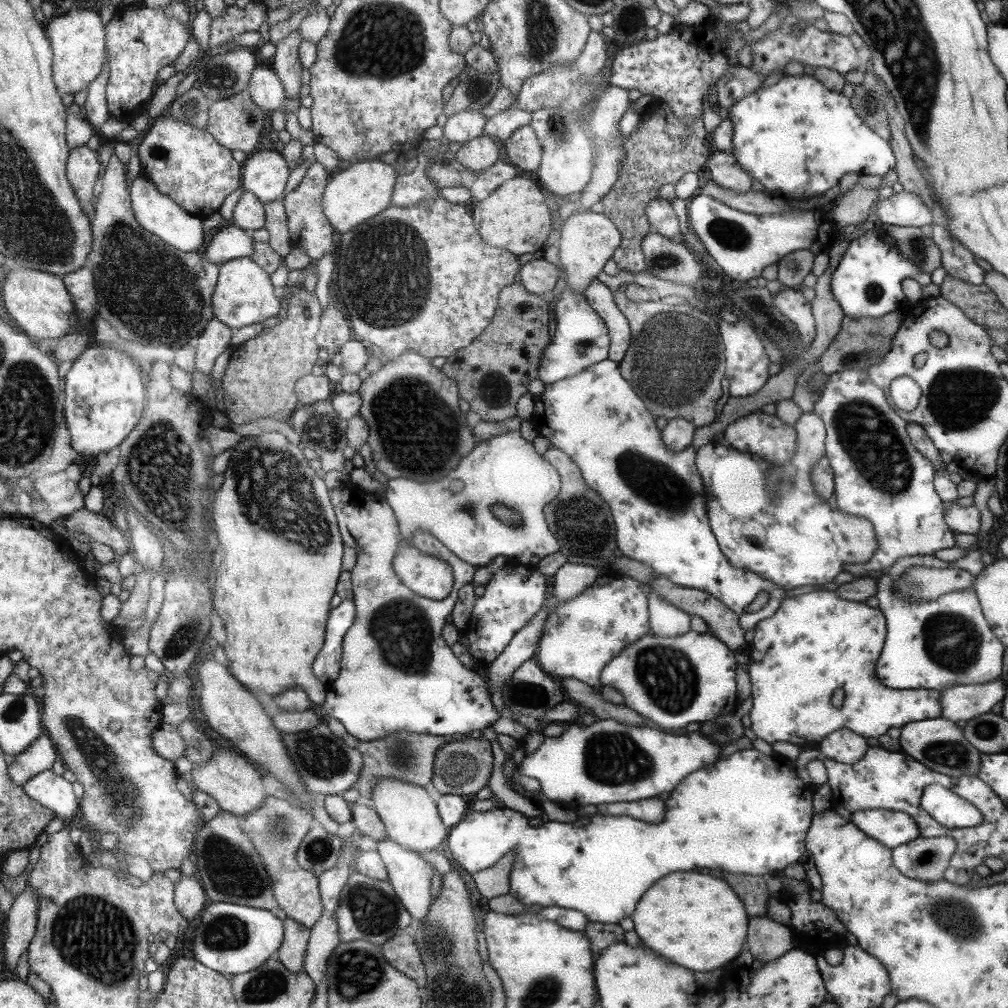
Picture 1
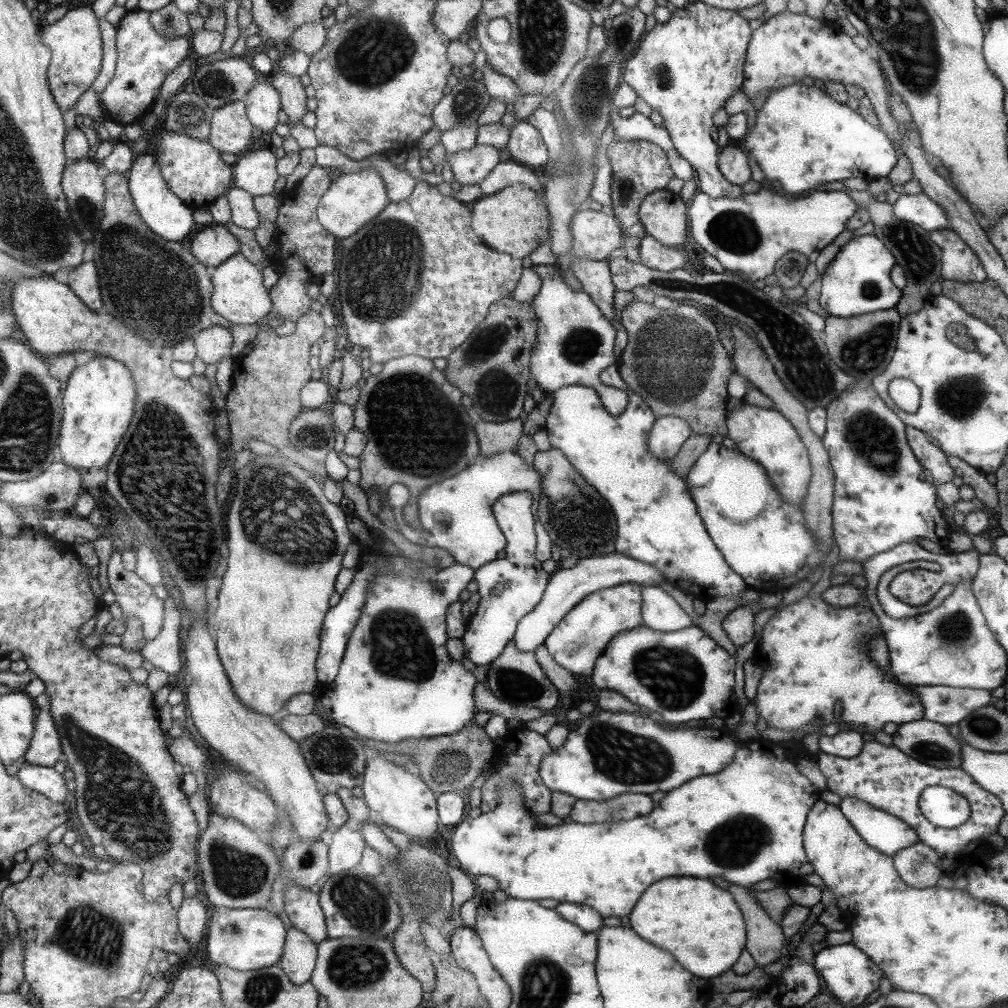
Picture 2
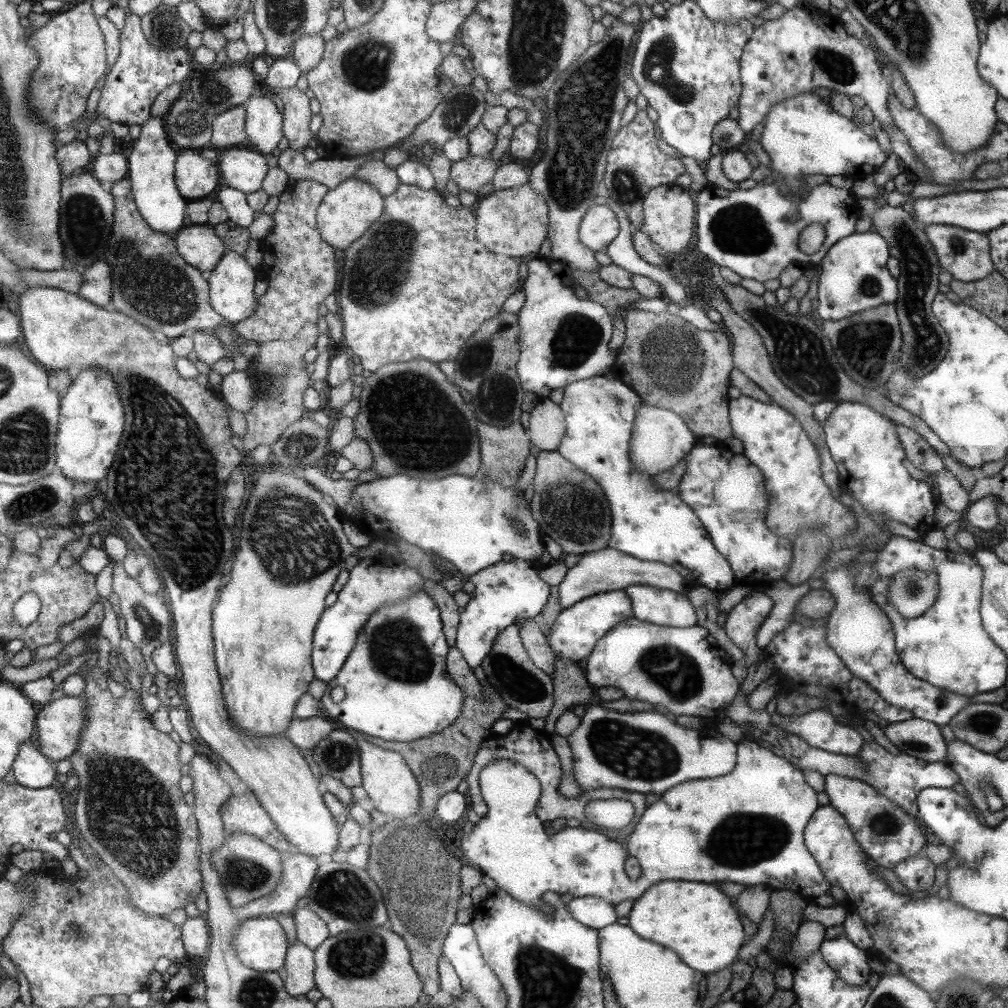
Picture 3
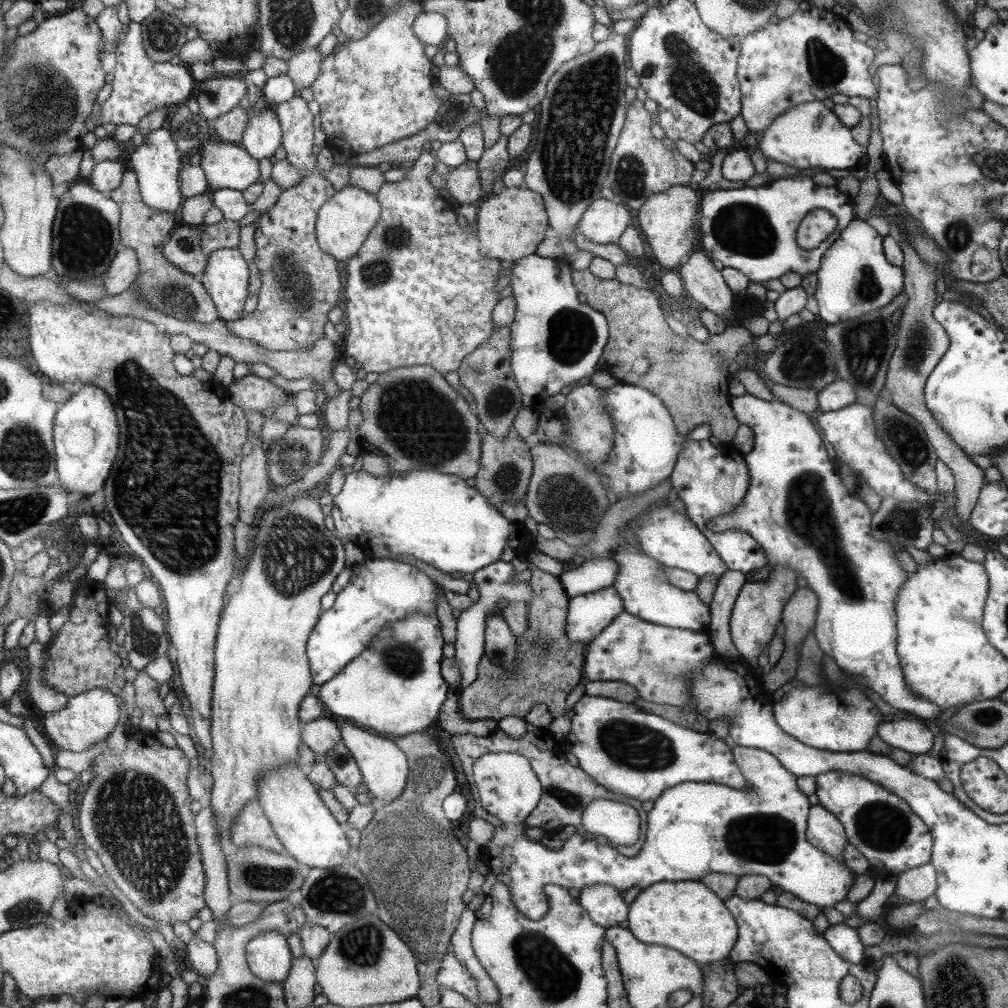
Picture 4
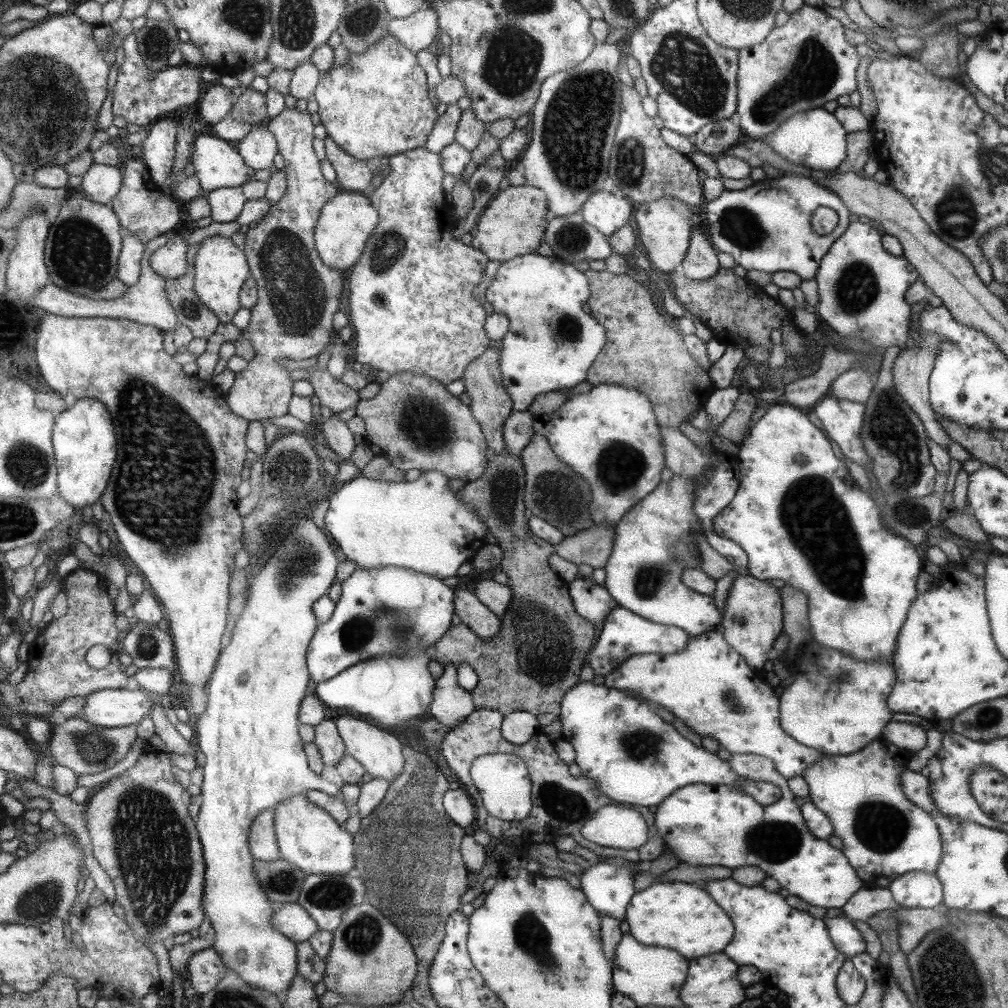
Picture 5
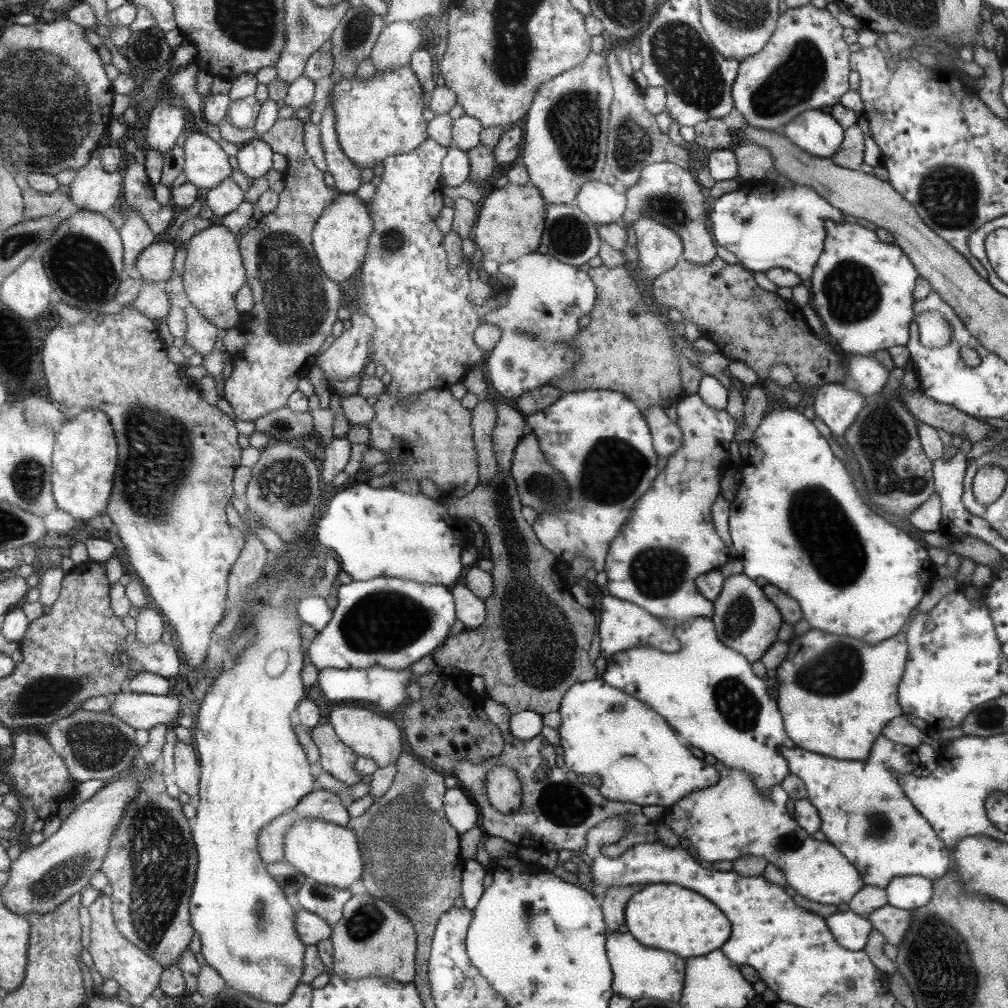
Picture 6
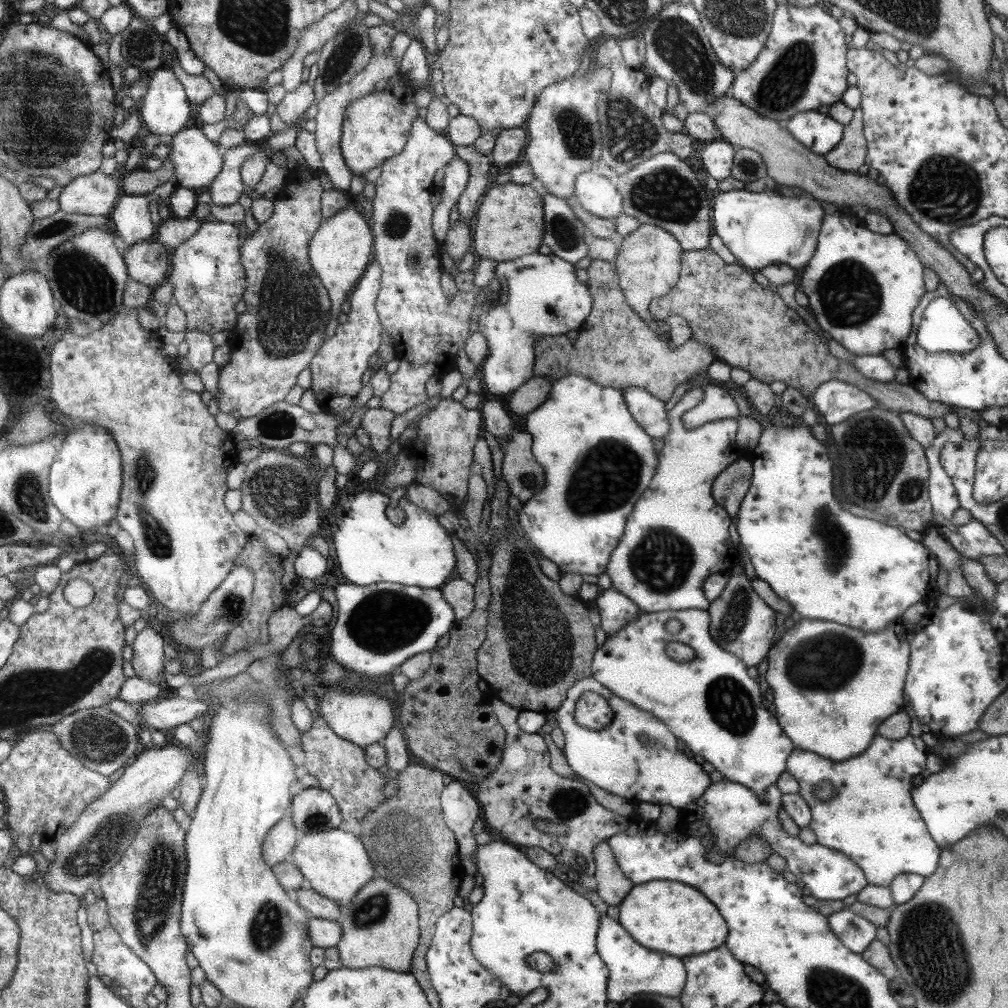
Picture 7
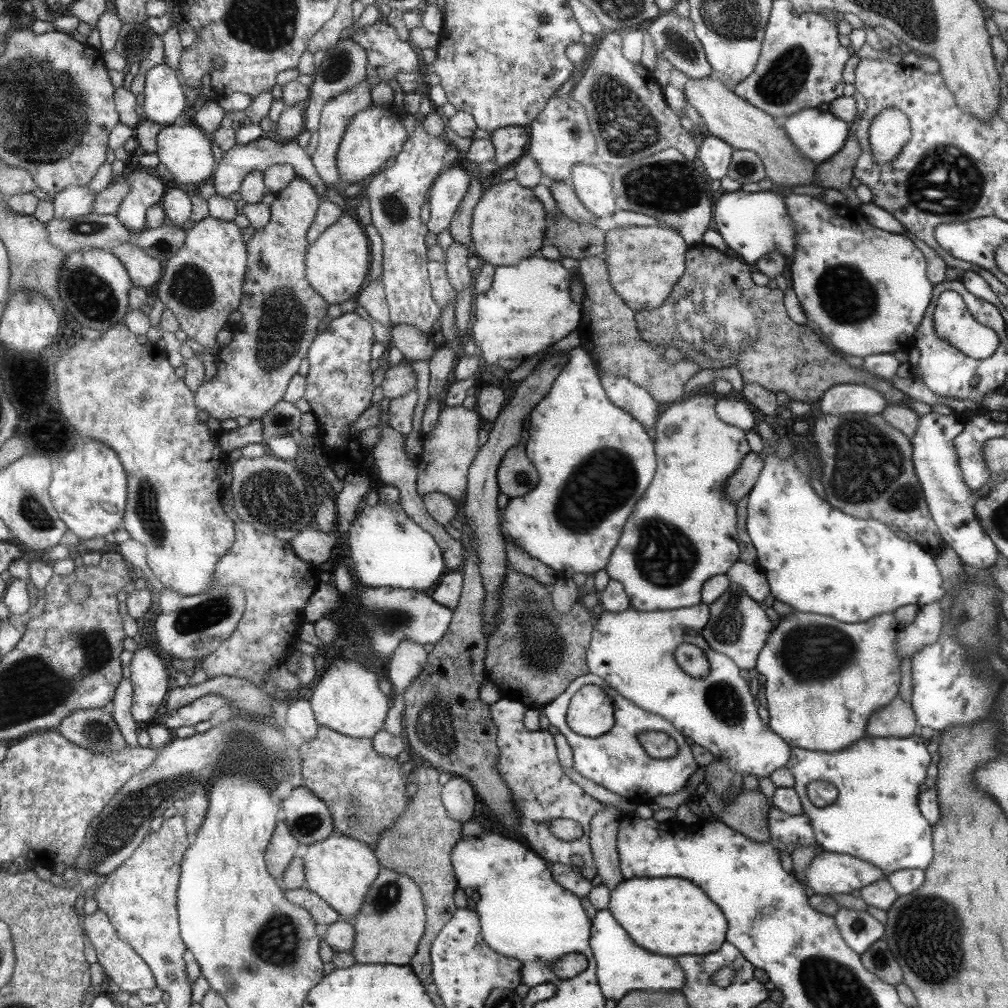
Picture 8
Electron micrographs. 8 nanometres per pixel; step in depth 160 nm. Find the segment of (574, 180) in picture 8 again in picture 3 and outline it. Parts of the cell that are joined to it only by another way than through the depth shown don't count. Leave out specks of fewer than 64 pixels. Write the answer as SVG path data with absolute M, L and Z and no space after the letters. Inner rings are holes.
M591 206L586 210L578 228L578 238L594 252L605 250L618 236L622 220L609 206Z

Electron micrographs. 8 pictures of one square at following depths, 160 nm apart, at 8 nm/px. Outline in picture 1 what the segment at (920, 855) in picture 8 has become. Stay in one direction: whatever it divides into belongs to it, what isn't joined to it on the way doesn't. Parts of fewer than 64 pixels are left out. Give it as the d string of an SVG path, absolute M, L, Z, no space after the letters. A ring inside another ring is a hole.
M865 809L851 813L850 822L883 846L895 848L920 836L911 816L899 810Z

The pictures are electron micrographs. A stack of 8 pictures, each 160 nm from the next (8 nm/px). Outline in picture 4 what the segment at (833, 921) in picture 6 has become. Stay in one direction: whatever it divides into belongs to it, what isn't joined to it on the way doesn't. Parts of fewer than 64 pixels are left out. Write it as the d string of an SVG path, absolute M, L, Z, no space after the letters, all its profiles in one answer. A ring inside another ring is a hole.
M845 922L829 925L823 932L823 938L831 942L831 948L842 959L859 964L863 962L863 943L854 927L848 927Z

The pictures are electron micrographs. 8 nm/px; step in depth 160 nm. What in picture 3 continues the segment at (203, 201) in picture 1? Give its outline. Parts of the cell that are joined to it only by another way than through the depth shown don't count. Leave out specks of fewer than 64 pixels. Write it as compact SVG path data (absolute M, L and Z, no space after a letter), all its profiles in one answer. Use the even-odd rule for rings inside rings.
M180 149L176 164L176 182L183 199L205 199L215 188L221 186L221 173L217 163L201 157L192 149Z

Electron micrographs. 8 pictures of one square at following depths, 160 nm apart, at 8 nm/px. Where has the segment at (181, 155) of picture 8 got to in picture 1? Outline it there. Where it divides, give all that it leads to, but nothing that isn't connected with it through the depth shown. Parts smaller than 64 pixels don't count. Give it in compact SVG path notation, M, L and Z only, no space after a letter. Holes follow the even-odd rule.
M276 150L259 151L243 161L242 187L262 204L283 198L287 176L286 159Z

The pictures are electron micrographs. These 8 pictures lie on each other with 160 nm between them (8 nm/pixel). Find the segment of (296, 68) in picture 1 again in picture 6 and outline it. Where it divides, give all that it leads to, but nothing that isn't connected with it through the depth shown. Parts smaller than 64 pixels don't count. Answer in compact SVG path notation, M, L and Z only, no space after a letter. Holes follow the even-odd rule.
M276 120L273 127L261 141L271 147L271 152L282 154L287 166L282 172L283 190L278 194L275 210L258 219L258 226L250 229L239 240L242 253L242 265L246 267L247 286L252 294L253 306L242 316L239 334L245 338L241 351L233 353L232 369L224 381L224 399L232 416L247 422L253 422L270 410L281 409L286 405L290 394L295 390L299 378L306 377L316 362L315 352L323 340L331 333L331 324L335 322L335 312L339 308L339 283L325 277L317 264L313 253L310 234L315 220L322 210L331 205L337 196L335 189L323 184L323 174L311 164L301 144L301 120Z

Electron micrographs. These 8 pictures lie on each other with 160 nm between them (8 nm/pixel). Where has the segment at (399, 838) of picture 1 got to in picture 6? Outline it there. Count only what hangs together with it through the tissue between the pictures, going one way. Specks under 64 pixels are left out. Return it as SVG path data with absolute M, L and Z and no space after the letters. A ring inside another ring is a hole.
M355 704L347 706L335 706L329 712L329 722L334 727L337 737L354 753L371 757L379 768L390 765L397 760L401 752L401 732L399 728L383 716L383 712L369 712L368 709L358 707Z

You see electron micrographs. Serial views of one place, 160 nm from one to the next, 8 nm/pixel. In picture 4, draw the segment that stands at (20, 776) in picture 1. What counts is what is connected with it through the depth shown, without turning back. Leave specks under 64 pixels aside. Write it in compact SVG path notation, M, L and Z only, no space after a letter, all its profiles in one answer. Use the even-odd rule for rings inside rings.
M88 690L70 698L65 710L36 713L48 734L52 748L83 752L95 743L105 741L109 734L117 728L121 720L121 704L123 697L113 694L110 690Z

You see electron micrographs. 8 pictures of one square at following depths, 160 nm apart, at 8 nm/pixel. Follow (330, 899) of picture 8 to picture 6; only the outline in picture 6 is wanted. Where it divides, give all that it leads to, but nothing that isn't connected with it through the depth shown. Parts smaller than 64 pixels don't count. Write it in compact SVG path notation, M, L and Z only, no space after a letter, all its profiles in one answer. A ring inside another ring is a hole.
M301 819L299 823L287 829L284 841L285 857L283 860L292 864L307 879L335 888L347 888L351 895L364 893L361 882L363 863L358 839L349 828L341 828L335 823L321 819Z

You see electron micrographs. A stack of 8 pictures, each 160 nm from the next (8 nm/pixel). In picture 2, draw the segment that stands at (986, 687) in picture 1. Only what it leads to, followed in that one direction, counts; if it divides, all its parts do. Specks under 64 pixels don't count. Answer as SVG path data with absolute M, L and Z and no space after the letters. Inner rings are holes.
M906 686L909 690L915 690L918 698L921 698L924 710L924 718L929 722L943 722L943 725L957 724L961 718L969 715L980 706L992 704L989 690L949 688L949 686Z

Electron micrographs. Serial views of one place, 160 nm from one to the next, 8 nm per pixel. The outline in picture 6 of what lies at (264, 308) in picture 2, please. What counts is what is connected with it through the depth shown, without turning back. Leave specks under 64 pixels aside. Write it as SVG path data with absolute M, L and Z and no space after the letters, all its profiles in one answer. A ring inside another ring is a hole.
M214 222L180 245L185 249L182 285L188 304L214 323L220 333L234 328L240 319L235 310L234 296L245 284L246 274L243 274L242 256L239 256L233 233L226 226Z

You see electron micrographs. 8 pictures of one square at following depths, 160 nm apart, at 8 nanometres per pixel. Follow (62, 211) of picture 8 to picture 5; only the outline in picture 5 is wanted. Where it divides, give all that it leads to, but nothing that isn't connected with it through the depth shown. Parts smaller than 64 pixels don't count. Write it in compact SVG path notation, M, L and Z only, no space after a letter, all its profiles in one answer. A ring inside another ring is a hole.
M94 162L82 176L80 189L87 199L95 203L113 204L122 190L123 181L124 174L121 174L119 168Z

